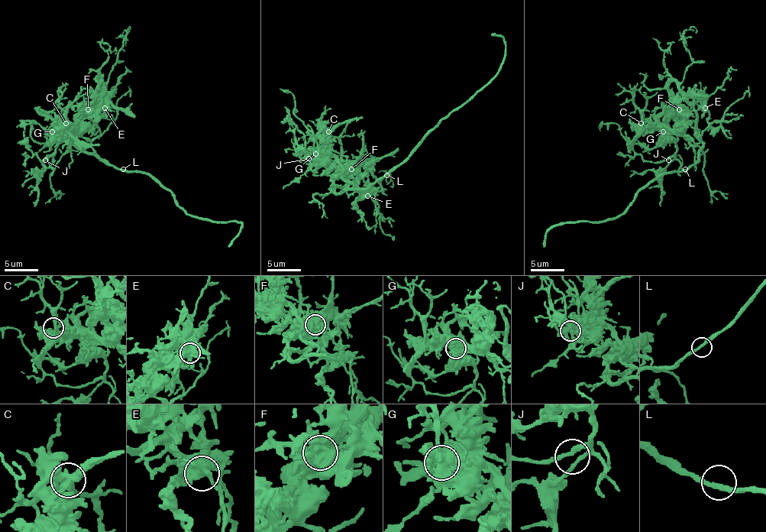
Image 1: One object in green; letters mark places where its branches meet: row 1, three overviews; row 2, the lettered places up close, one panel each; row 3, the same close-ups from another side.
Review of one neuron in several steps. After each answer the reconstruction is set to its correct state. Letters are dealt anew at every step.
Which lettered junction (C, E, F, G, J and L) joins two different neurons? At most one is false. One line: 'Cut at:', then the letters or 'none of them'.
Cut at: F

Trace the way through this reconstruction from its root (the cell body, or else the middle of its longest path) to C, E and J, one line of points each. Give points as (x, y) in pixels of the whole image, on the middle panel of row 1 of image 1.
C: (386, 173), (367, 187), (335, 193), (332, 189), (332, 175), (337, 170), (328, 131)
E: (386, 173), (363, 189), (344, 189), (340, 193), (334, 189), (347, 187), (352, 183), (367, 196)
J: (386, 173), (367, 187), (335, 193), (332, 189), (335, 158), (331, 154), (317, 167), (308, 158)

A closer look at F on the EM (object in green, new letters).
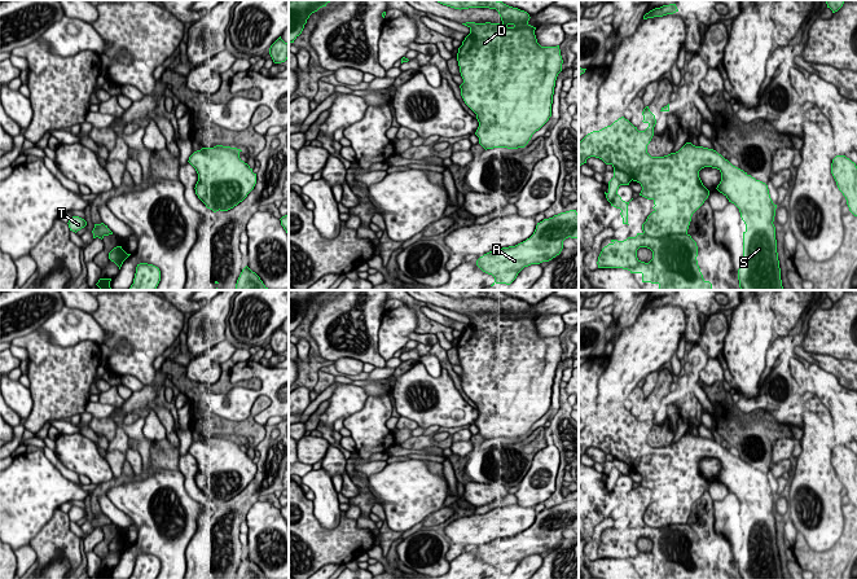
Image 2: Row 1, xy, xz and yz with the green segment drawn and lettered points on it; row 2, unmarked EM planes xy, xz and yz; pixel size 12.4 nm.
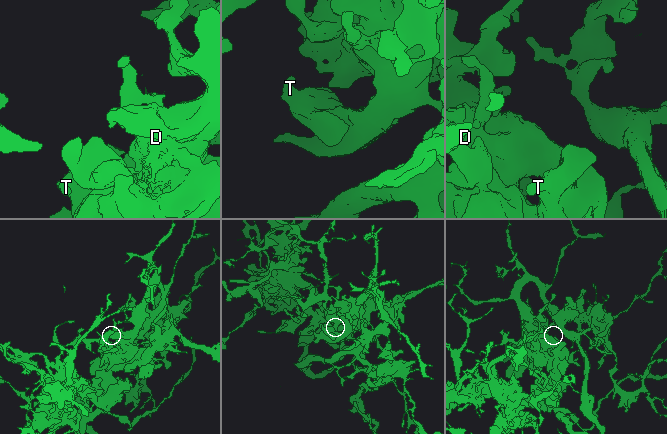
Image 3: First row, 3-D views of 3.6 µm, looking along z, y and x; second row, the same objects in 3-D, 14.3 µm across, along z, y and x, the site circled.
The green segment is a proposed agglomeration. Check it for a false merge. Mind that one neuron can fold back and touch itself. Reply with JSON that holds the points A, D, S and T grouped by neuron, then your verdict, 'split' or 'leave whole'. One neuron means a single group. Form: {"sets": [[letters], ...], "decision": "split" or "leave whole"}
{"sets": [["A", "D"], ["S", "T"]], "decision": "split"}

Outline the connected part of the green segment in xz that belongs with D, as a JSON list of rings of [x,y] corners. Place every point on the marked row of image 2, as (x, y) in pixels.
[[[435,0],[454,9],[489,8],[496,9],[502,23],[462,23],[470,28],[470,34],[458,48],[457,61],[463,83],[460,85],[465,104],[476,114],[479,127],[476,132],[484,133],[484,149],[524,148],[532,135],[539,131],[551,117],[551,104],[558,74],[562,71],[562,56],[559,45],[541,47],[537,43],[536,27],[528,23],[529,14],[518,8],[509,6],[497,0]]]

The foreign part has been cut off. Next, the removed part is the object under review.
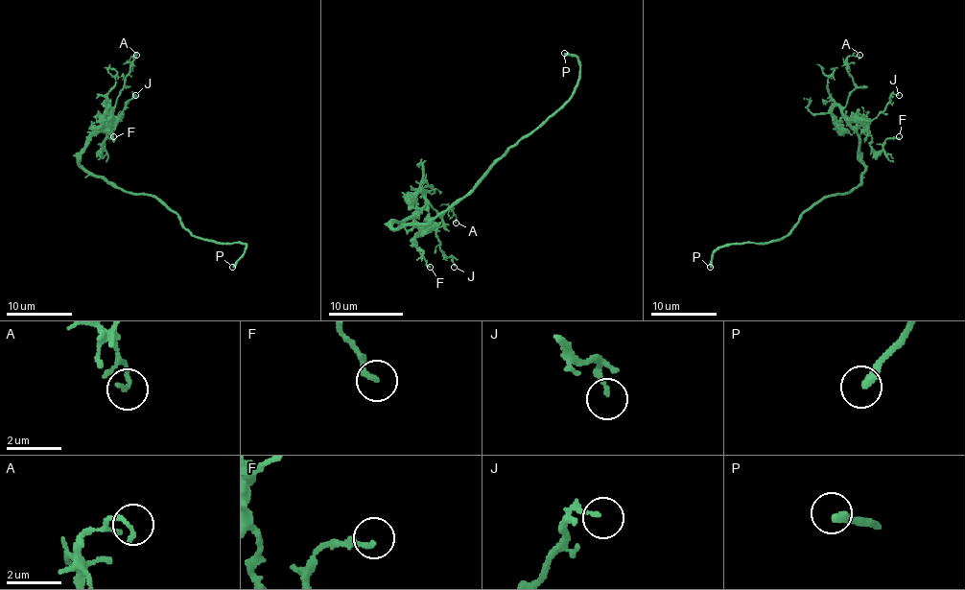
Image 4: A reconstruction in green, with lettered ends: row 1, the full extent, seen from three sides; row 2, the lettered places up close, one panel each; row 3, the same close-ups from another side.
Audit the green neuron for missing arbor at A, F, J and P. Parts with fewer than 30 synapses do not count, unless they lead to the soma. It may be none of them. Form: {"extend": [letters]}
{"extend": ["P"]}

